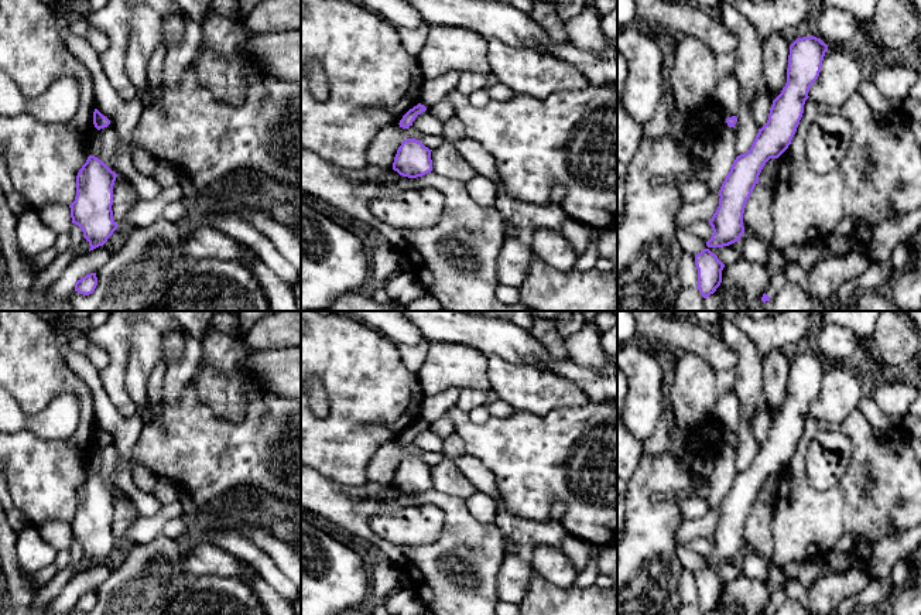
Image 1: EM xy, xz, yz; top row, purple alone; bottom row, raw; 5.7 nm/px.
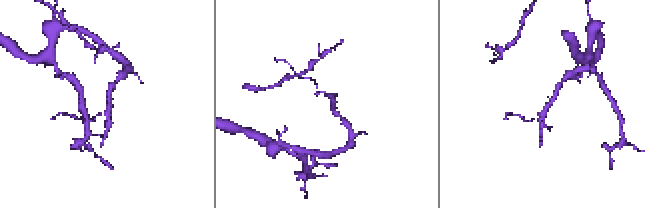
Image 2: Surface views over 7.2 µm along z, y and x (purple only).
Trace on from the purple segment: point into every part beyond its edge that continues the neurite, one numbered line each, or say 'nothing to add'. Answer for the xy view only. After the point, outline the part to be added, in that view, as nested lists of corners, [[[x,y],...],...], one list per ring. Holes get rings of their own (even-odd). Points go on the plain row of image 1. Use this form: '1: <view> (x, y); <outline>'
nothing to add

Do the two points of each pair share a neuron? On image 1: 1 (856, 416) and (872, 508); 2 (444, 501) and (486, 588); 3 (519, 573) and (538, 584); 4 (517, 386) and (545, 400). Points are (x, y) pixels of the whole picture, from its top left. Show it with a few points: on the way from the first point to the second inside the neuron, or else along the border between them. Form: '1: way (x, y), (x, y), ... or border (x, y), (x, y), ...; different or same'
1: way (866, 438), (877, 454), (877, 485); same
2: way (459, 522), (462, 546), (476, 567); same
3: border (534, 573), (529, 591), (521, 600); different
4: way (524, 386), (538, 393); same

